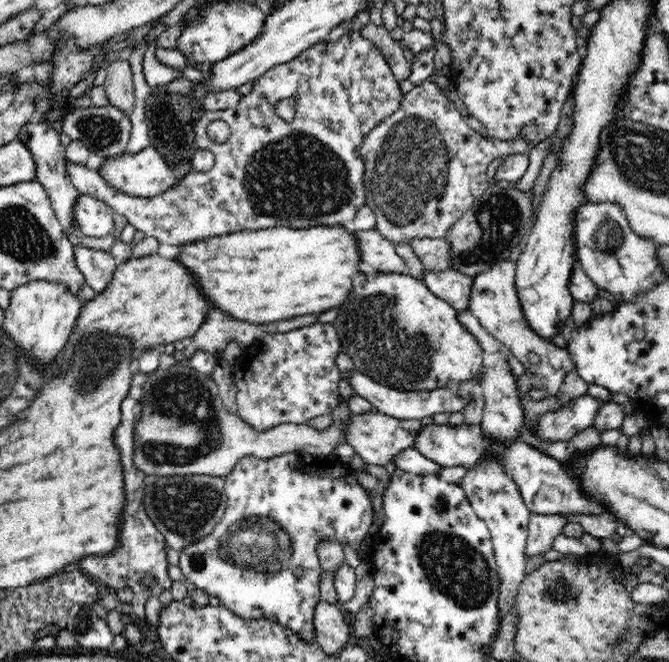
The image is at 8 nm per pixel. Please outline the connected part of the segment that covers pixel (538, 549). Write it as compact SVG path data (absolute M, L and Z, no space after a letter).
M531 513L525 553L527 559L552 550L554 538L561 534L567 522L565 515Z

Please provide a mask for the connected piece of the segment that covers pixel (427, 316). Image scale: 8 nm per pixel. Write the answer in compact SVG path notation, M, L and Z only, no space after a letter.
M375 272L361 275L361 280L342 303L332 325L336 328L340 350L362 374L401 392L432 392L444 387L447 380L460 384L480 376L485 369L482 365L484 350L480 342L458 322L456 315L457 310L432 294L420 279L405 274Z

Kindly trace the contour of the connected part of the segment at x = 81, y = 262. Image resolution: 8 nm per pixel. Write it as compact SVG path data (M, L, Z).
M80 244L74 247L77 269L84 275L86 284L101 293L112 280L114 270L118 266L117 261L104 250L83 247Z

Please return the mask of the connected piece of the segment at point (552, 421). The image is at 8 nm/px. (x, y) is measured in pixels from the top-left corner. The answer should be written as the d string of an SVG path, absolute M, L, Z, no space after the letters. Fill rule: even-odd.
M586 393L558 410L544 412L530 433L542 441L567 441L594 424L602 403Z

